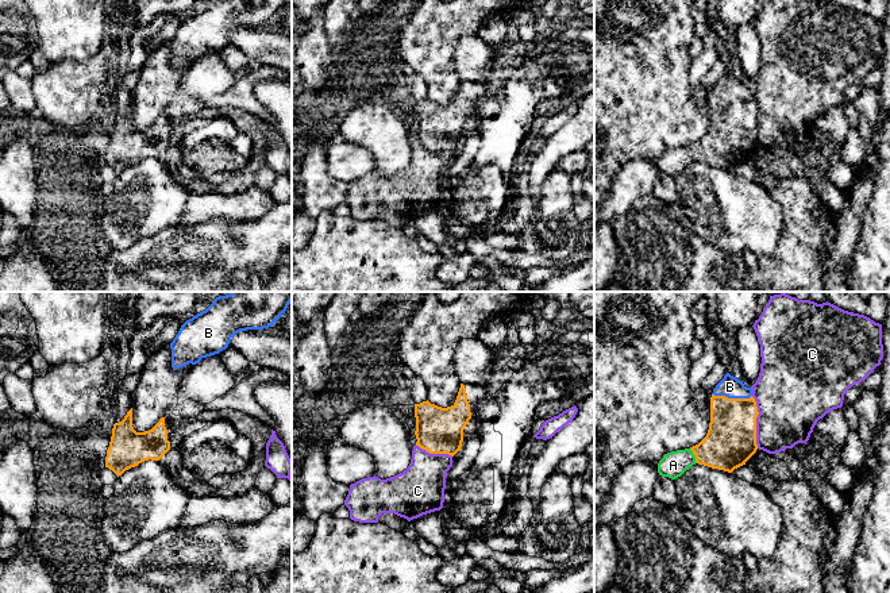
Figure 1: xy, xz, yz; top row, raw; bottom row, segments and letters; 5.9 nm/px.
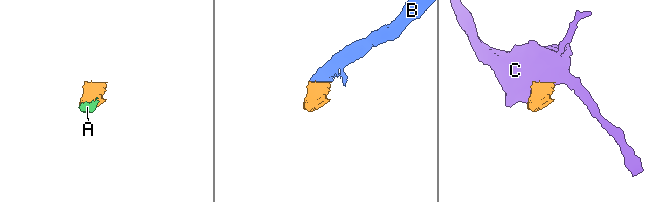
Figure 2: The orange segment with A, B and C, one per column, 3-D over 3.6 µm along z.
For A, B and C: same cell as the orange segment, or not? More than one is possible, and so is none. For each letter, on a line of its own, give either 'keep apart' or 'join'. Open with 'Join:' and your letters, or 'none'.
Join: A, B
A: join
B: join
C: keep apart

